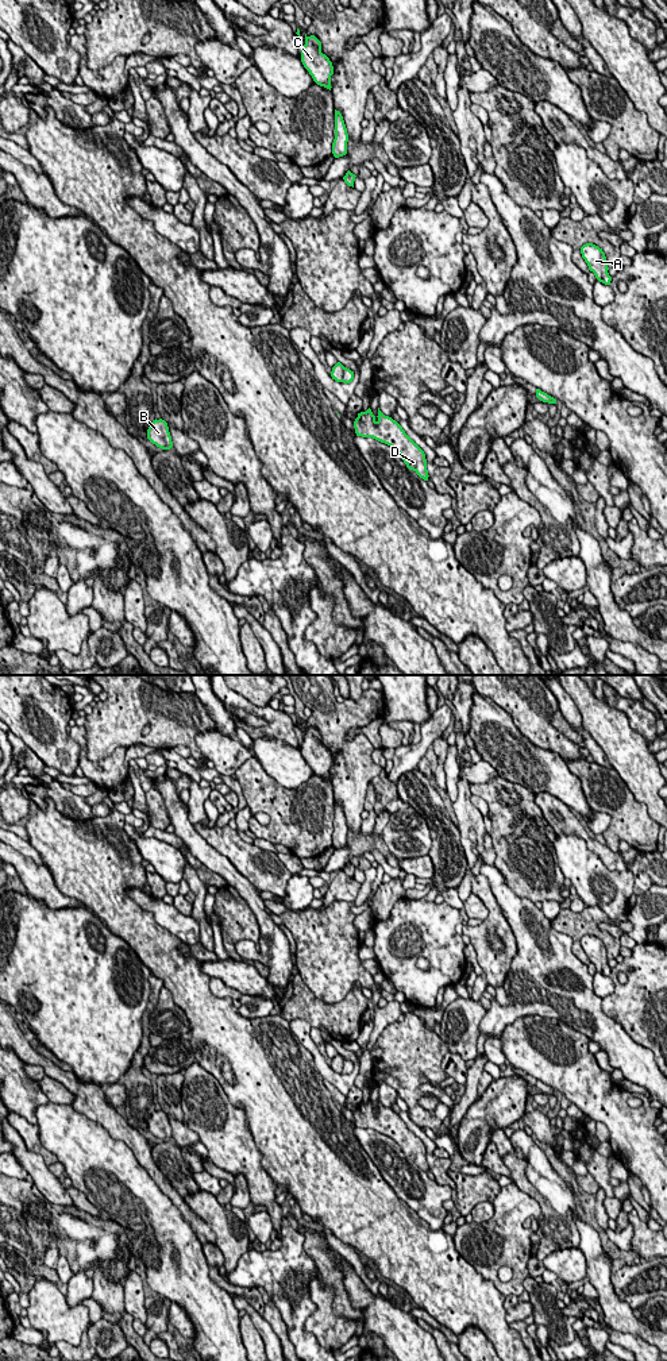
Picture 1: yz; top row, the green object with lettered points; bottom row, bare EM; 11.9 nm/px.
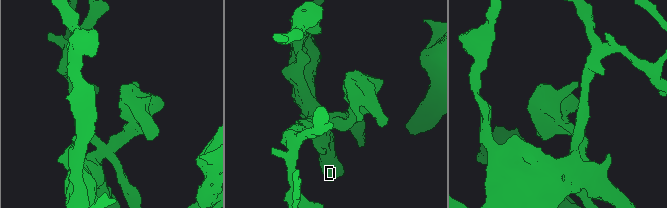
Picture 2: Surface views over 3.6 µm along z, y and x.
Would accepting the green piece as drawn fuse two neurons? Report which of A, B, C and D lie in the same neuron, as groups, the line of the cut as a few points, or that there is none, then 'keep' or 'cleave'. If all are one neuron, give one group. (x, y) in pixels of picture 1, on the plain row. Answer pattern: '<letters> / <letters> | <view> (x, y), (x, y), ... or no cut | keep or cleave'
A B D / C | yz (343, 1057), (343, 1070), (340, 1072) | cleave

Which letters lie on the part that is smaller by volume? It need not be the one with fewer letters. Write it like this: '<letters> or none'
C

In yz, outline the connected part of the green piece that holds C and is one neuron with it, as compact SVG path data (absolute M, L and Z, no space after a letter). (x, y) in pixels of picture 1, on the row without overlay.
M305 725L305 736L301 741L301 753L317 776L331 782L334 757L329 749L321 744L321 733L315 726L308 728Z

